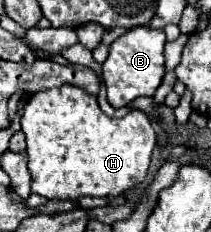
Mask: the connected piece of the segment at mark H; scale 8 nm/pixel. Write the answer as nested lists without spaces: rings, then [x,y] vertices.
[[[73,85],[39,91],[29,97],[21,117],[27,137],[31,191],[47,199],[81,199],[121,195],[139,185],[149,169],[157,135],[149,117],[131,109],[125,117],[105,115],[95,95]]]

